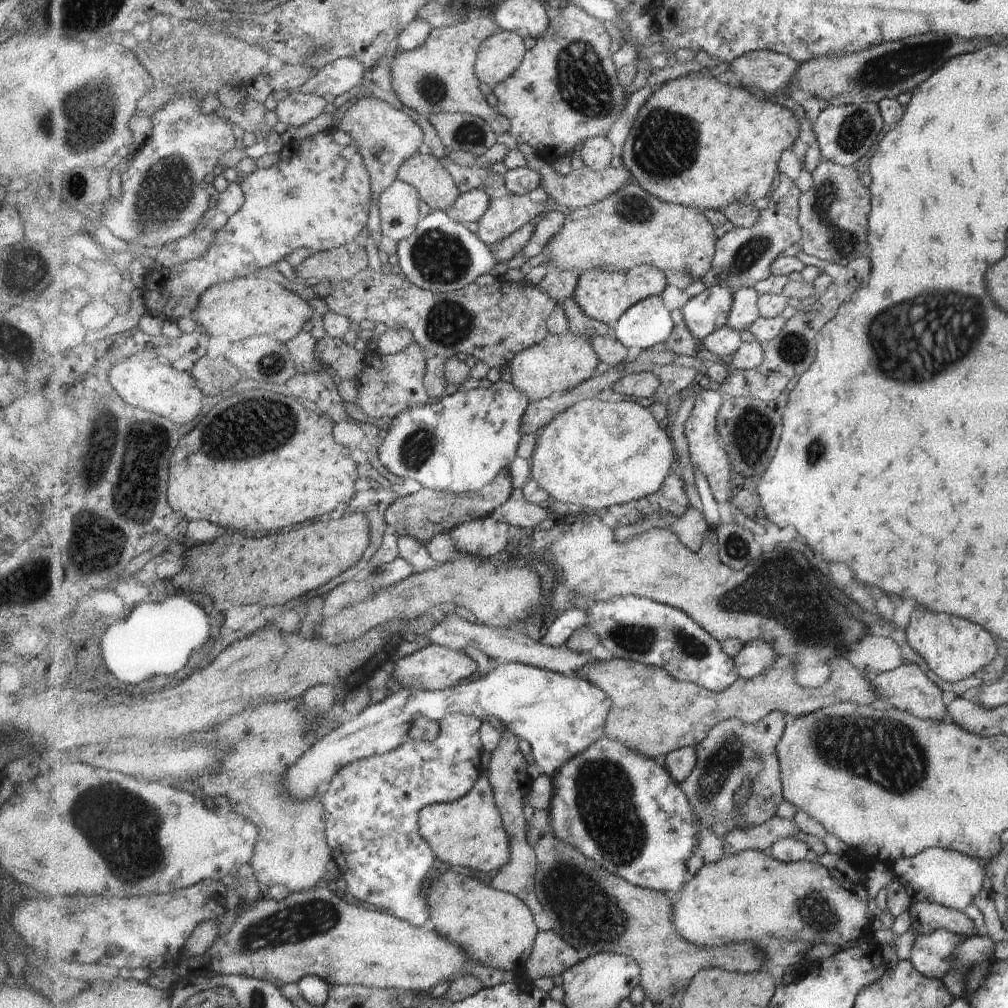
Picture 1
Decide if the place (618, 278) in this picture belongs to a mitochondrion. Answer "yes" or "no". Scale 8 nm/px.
no

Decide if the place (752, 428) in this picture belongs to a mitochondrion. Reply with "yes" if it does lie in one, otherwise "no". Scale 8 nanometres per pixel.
no

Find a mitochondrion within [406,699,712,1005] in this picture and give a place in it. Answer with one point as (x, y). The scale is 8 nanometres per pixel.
(603, 794)

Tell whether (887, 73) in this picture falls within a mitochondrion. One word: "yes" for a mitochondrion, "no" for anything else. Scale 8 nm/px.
yes

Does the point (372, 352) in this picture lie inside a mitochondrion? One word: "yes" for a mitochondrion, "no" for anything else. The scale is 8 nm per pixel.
no

